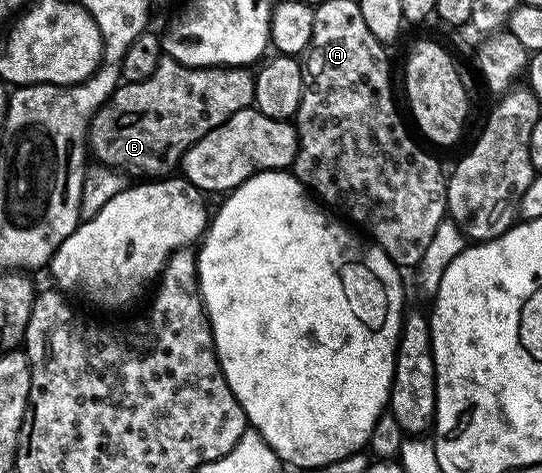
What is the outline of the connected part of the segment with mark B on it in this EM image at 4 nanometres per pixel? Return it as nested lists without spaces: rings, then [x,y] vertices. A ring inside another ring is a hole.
[[[163,58],[151,74],[138,84],[122,83],[113,92],[113,96],[93,116],[89,124],[88,151],[98,165],[115,168],[122,174],[133,178],[165,178],[178,171],[181,159],[187,150],[203,134],[211,134],[215,126],[223,126],[231,114],[253,104],[255,94],[254,73],[248,67],[243,68],[184,68],[179,62]]]

